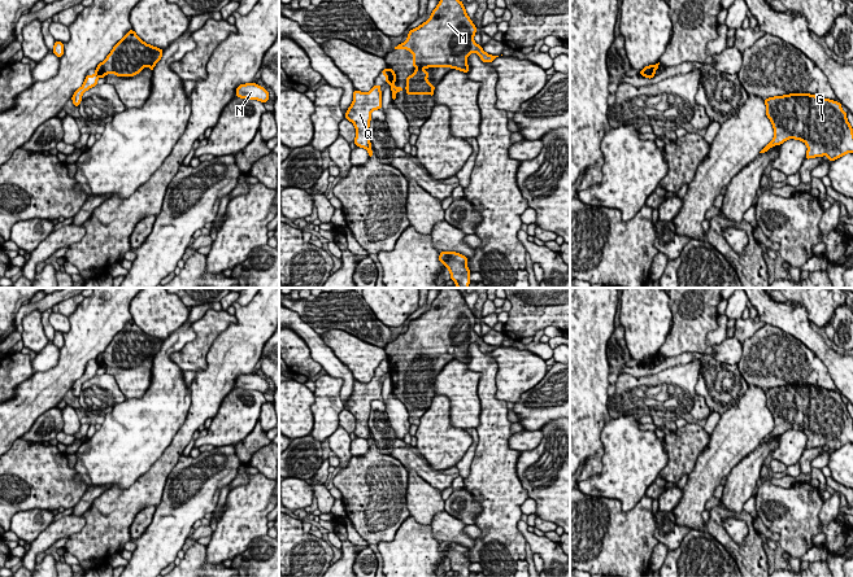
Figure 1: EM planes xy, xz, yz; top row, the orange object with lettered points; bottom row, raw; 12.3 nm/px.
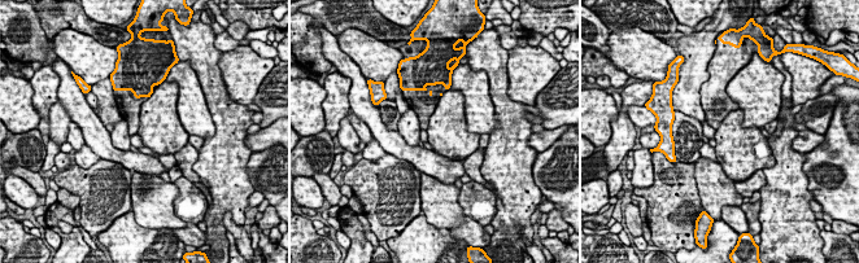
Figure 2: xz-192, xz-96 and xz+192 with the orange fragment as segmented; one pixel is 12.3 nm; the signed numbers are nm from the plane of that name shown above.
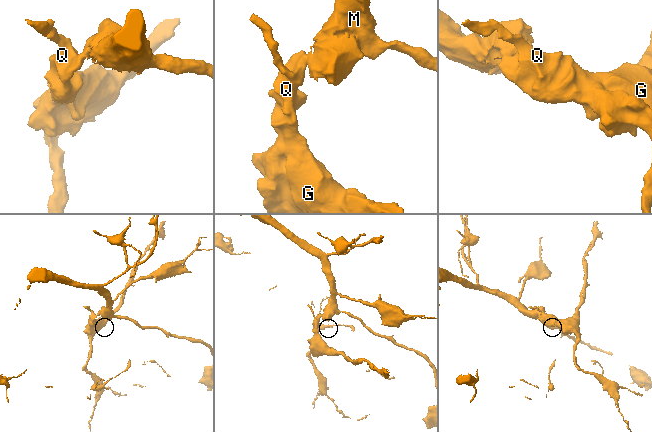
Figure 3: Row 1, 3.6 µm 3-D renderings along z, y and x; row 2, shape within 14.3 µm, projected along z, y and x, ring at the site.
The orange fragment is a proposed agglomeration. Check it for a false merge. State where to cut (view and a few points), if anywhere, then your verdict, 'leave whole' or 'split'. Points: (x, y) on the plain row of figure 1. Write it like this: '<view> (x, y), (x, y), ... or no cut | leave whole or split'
xy (96, 361), (99, 366) | split

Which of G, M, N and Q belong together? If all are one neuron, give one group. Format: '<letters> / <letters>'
G Q / M N

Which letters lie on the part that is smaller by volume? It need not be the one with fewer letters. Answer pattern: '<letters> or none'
G, Q

